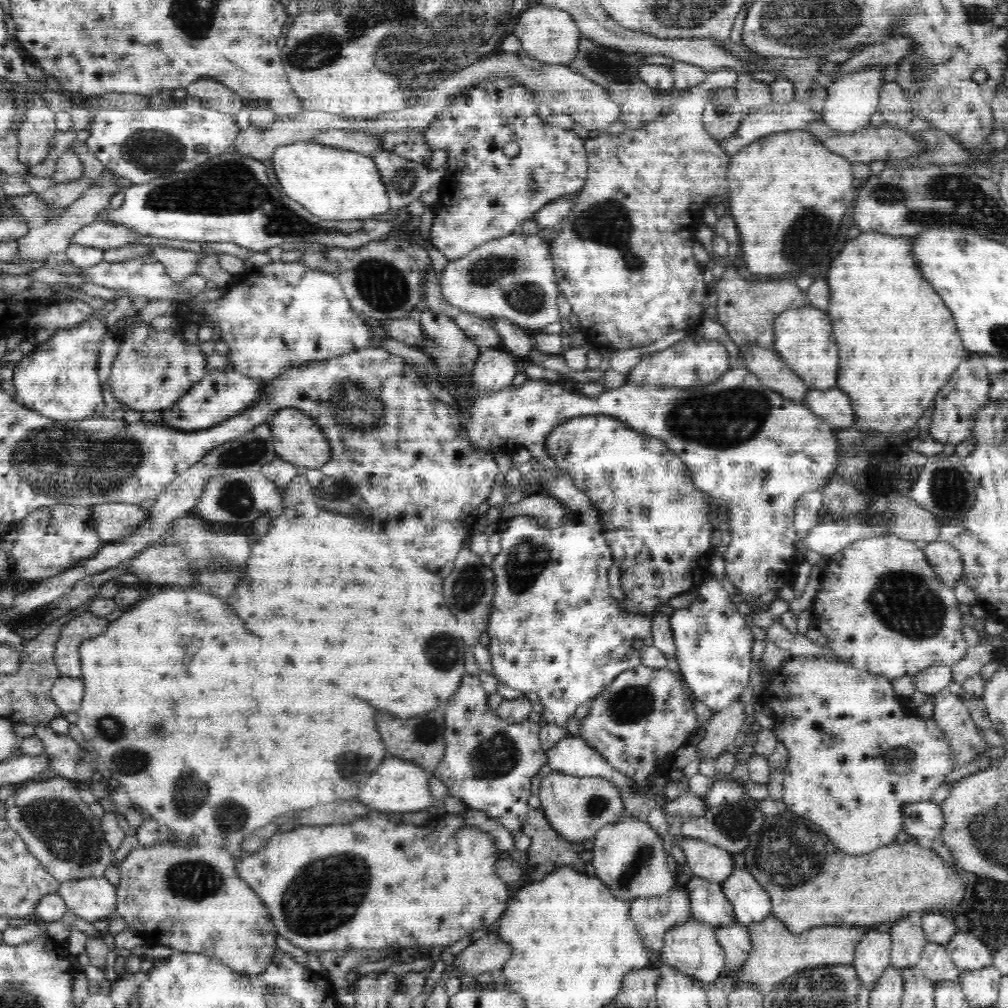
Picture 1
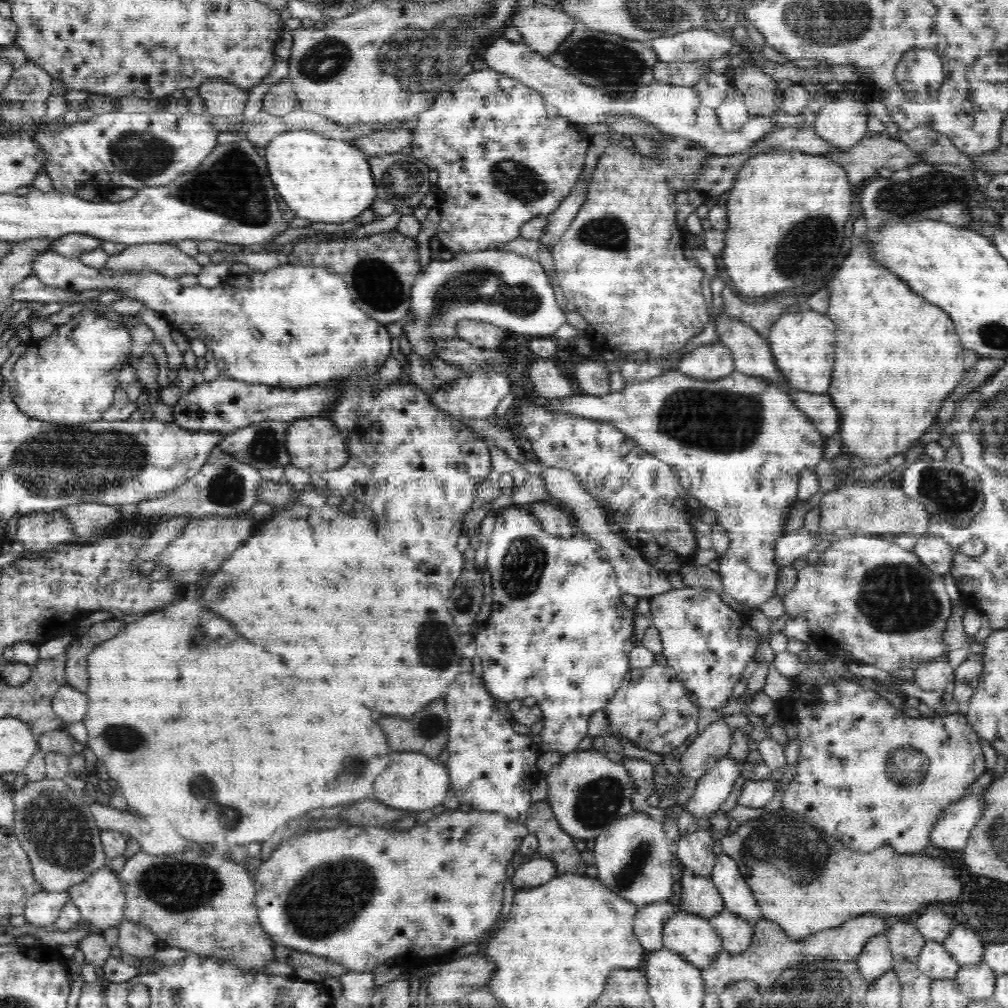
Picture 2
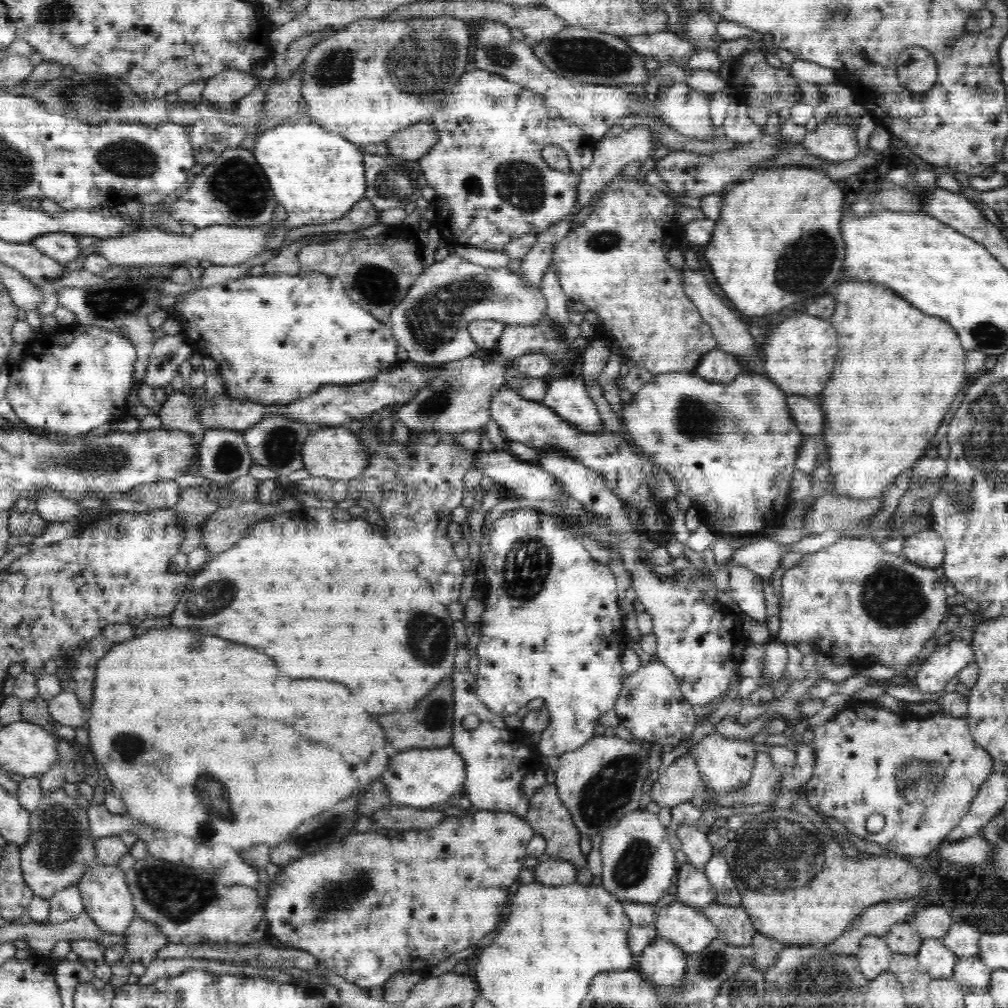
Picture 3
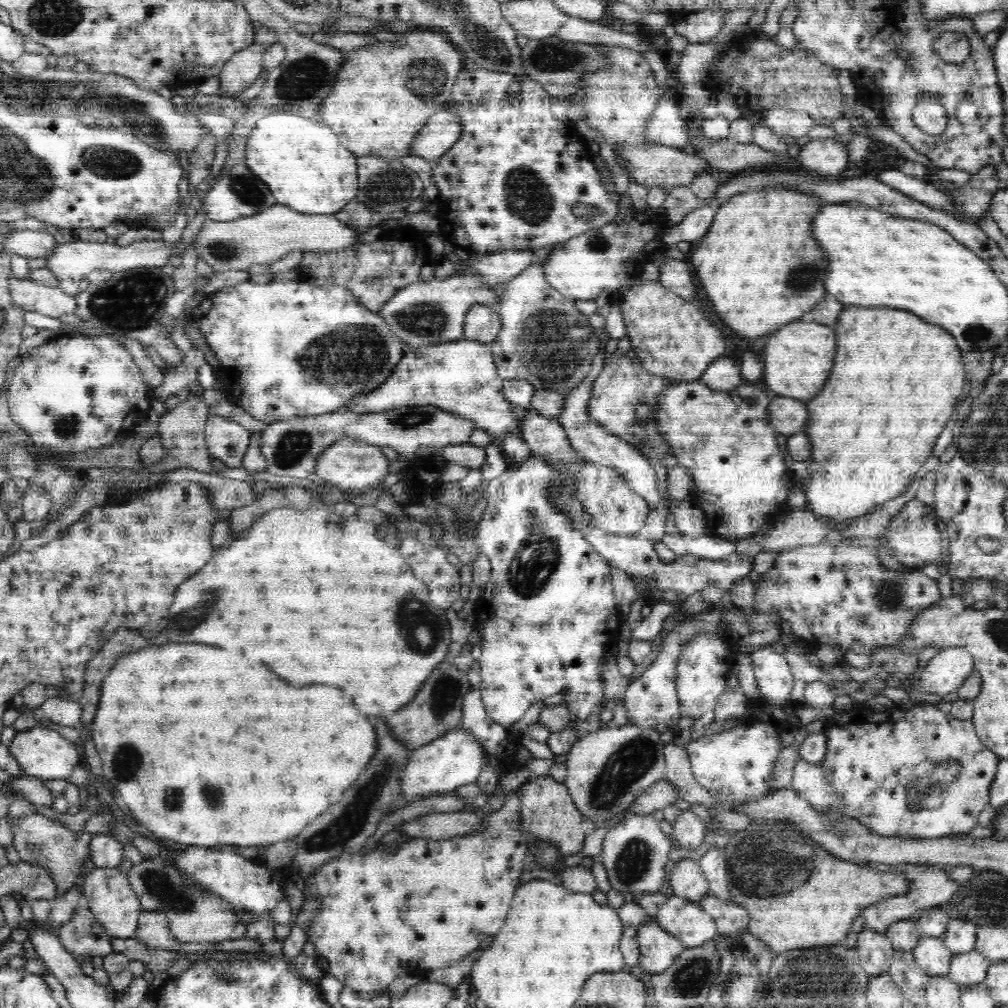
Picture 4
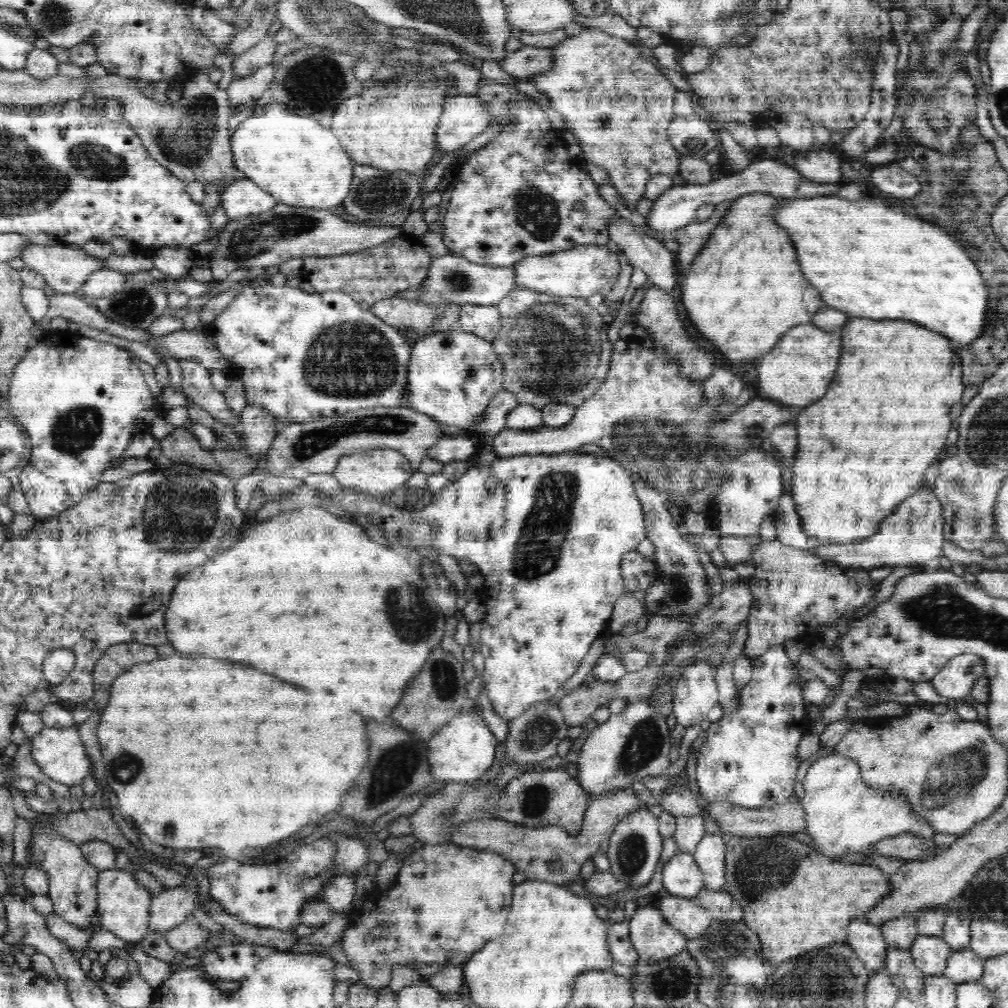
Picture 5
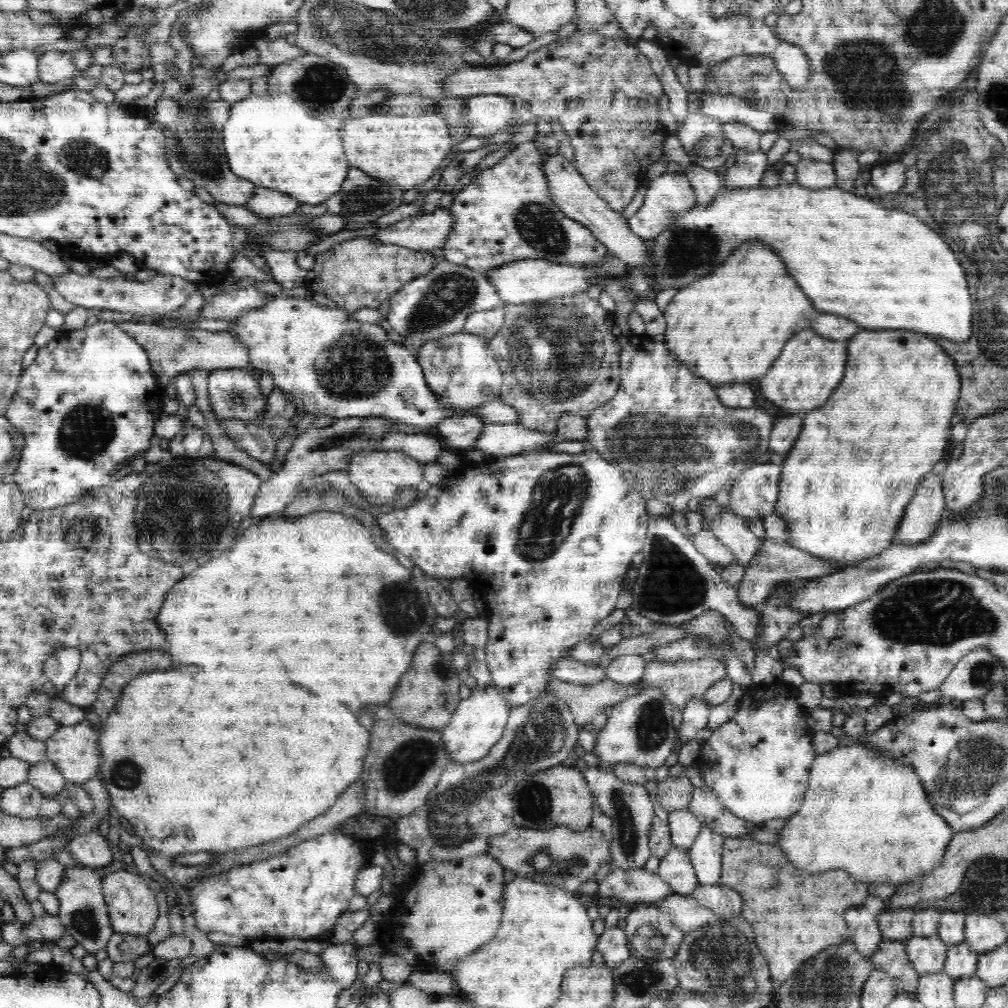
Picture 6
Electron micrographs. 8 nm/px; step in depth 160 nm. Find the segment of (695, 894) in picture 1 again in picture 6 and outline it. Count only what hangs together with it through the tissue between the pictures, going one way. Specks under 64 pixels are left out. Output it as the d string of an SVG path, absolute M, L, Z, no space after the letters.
M672 847L662 858L657 869L660 878L678 895L690 895L699 884L687 849Z

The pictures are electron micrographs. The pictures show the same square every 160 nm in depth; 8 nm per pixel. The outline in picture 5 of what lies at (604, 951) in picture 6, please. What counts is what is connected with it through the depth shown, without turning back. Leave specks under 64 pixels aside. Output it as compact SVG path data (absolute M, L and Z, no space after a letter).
M628 919L619 923L607 923L607 944L614 961L626 966L635 966L640 962L638 952L631 942Z

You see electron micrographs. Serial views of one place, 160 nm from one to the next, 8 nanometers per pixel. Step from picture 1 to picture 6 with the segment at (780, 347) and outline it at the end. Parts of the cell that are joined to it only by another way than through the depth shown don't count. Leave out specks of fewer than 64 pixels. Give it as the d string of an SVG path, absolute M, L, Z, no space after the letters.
M802 330L800 334L792 336L786 342L780 358L772 362L772 368L760 380L760 392L770 402L778 404L780 408L792 414L822 406L830 398L830 394L836 390L836 386L840 384L844 376L846 348L848 348L846 340L834 342L834 340L826 340L814 334L812 330Z

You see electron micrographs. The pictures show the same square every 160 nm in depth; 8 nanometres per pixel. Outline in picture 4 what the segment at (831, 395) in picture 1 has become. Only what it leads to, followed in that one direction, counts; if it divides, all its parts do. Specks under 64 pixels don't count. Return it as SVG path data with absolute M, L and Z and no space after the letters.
M772 396L767 408L767 419L778 432L781 439L802 430L808 412L800 400L790 397Z

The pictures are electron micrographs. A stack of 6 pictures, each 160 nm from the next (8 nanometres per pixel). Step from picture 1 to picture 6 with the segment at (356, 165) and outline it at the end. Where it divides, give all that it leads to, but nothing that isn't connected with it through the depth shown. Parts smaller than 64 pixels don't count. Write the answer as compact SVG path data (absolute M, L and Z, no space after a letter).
M288 94L250 95L235 102L222 129L230 170L258 187L277 190L301 204L322 204L340 190L350 170L338 130L318 120Z

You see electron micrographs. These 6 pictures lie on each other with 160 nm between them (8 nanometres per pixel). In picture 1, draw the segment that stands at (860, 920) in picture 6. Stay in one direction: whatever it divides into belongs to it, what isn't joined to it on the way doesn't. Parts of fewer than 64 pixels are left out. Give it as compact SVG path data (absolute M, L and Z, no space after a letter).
M888 929L868 932L858 944L852 966L861 982L875 984L884 971L891 967L892 942Z

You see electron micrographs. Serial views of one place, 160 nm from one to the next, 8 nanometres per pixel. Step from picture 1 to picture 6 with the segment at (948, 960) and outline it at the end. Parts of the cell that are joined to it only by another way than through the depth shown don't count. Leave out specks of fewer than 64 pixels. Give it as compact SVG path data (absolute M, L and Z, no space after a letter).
M914 936L904 944L910 963L920 975L936 974L944 970L949 946L939 937Z

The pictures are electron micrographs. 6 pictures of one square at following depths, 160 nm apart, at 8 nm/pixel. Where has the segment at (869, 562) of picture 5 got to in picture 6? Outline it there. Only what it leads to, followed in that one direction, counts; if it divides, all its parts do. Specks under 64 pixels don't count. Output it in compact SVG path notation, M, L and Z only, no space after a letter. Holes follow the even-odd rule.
M928 474L922 478L912 501L904 510L896 539L892 545L915 545L936 534L940 520L946 515L946 500L940 476ZM765 538L762 539L760 548L752 557L752 560L746 566L745 575L742 580L736 584L739 600L745 606L760 606L766 602L768 598L776 590L780 582L792 580L792 578L811 579L834 574L846 568L843 562L835 562L835 560L824 560L812 556L799 548L791 547L789 544L778 544Z

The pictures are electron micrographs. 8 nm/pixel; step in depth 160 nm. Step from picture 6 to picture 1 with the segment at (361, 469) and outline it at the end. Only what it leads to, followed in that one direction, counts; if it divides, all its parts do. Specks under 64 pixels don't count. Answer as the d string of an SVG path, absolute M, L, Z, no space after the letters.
M293 408L277 409L270 427L272 427L272 441L277 457L294 464L296 467L306 469L321 469L331 459L330 443L322 428L316 421L301 410Z

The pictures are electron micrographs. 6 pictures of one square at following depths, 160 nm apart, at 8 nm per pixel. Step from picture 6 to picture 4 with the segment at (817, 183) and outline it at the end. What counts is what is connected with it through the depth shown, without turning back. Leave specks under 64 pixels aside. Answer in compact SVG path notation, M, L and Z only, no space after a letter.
M839 137L810 140L801 148L799 164L818 176L838 175L851 162L848 148L842 145L841 140Z

